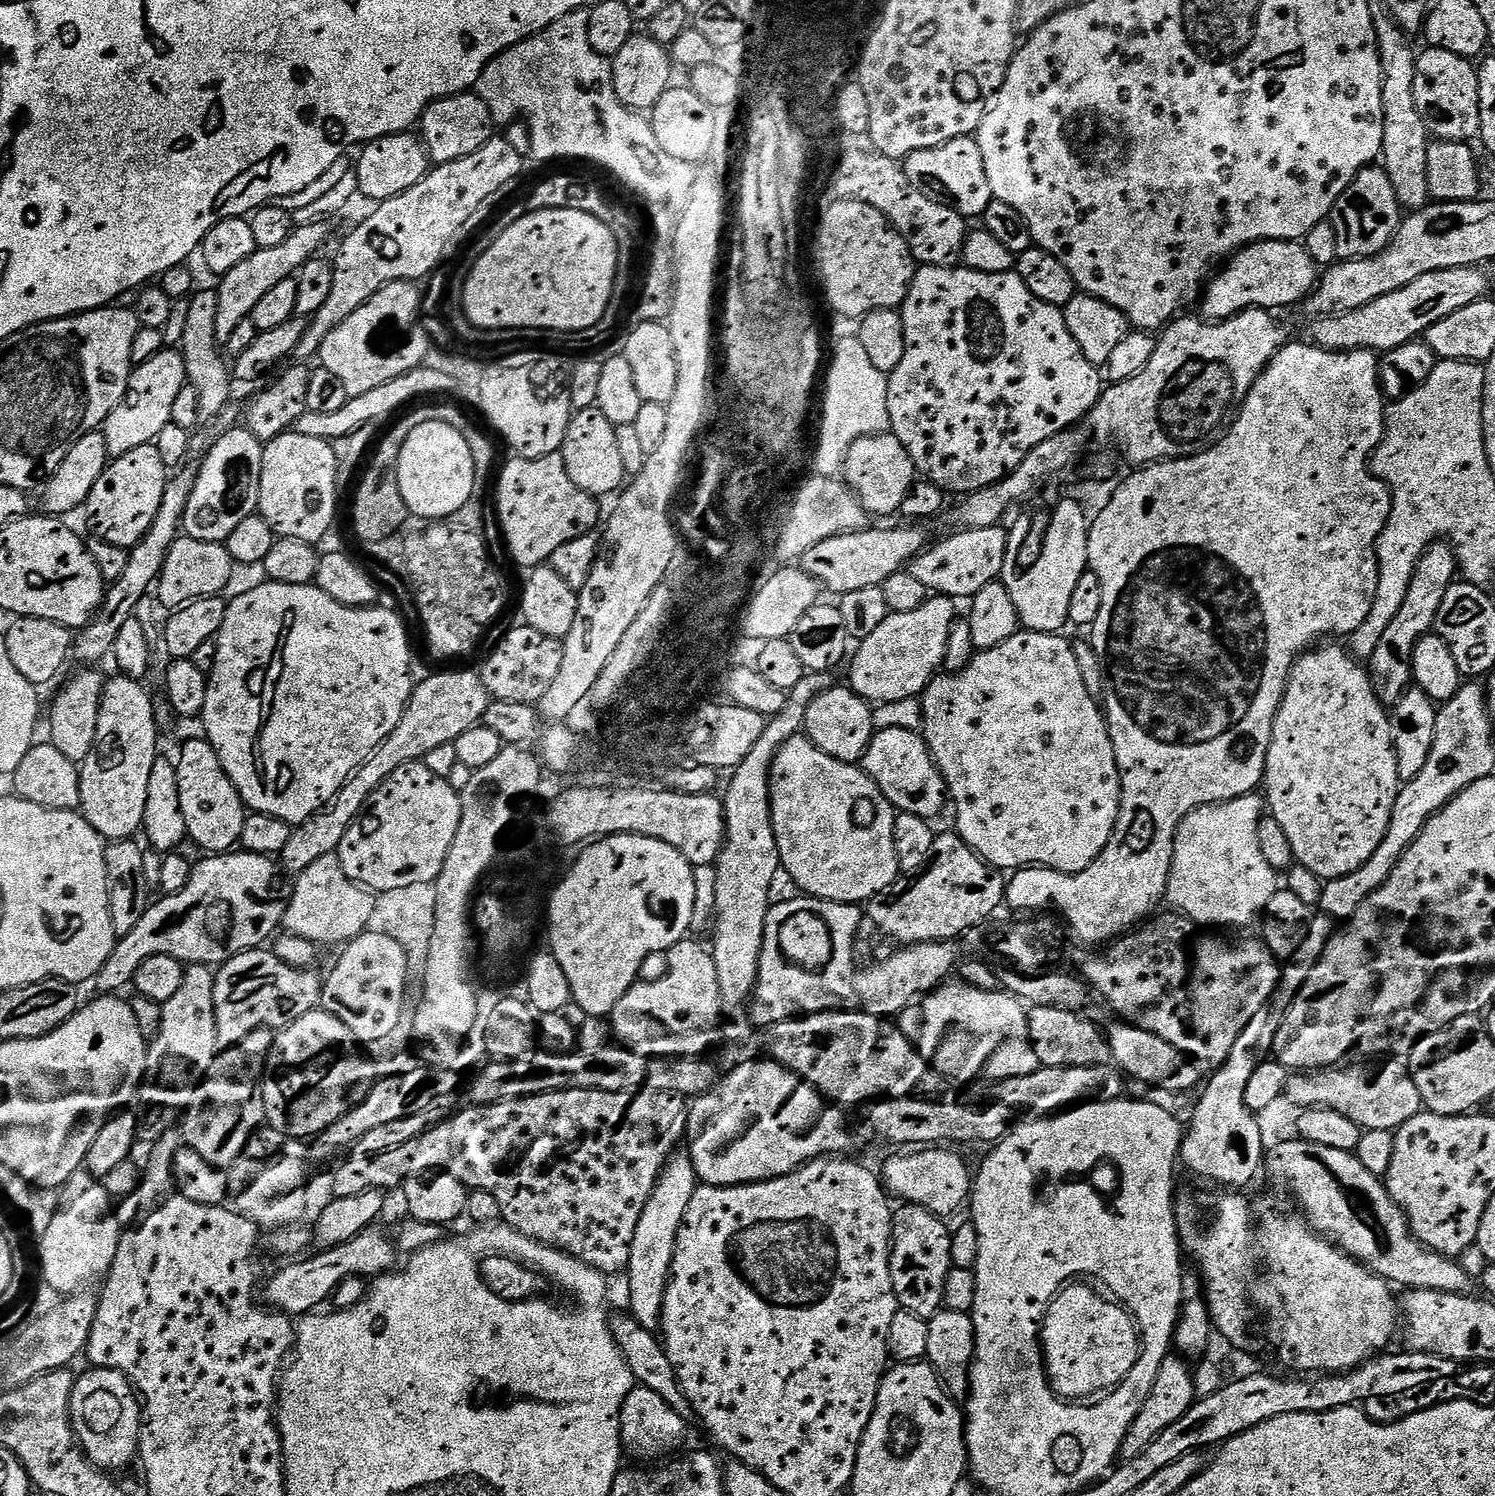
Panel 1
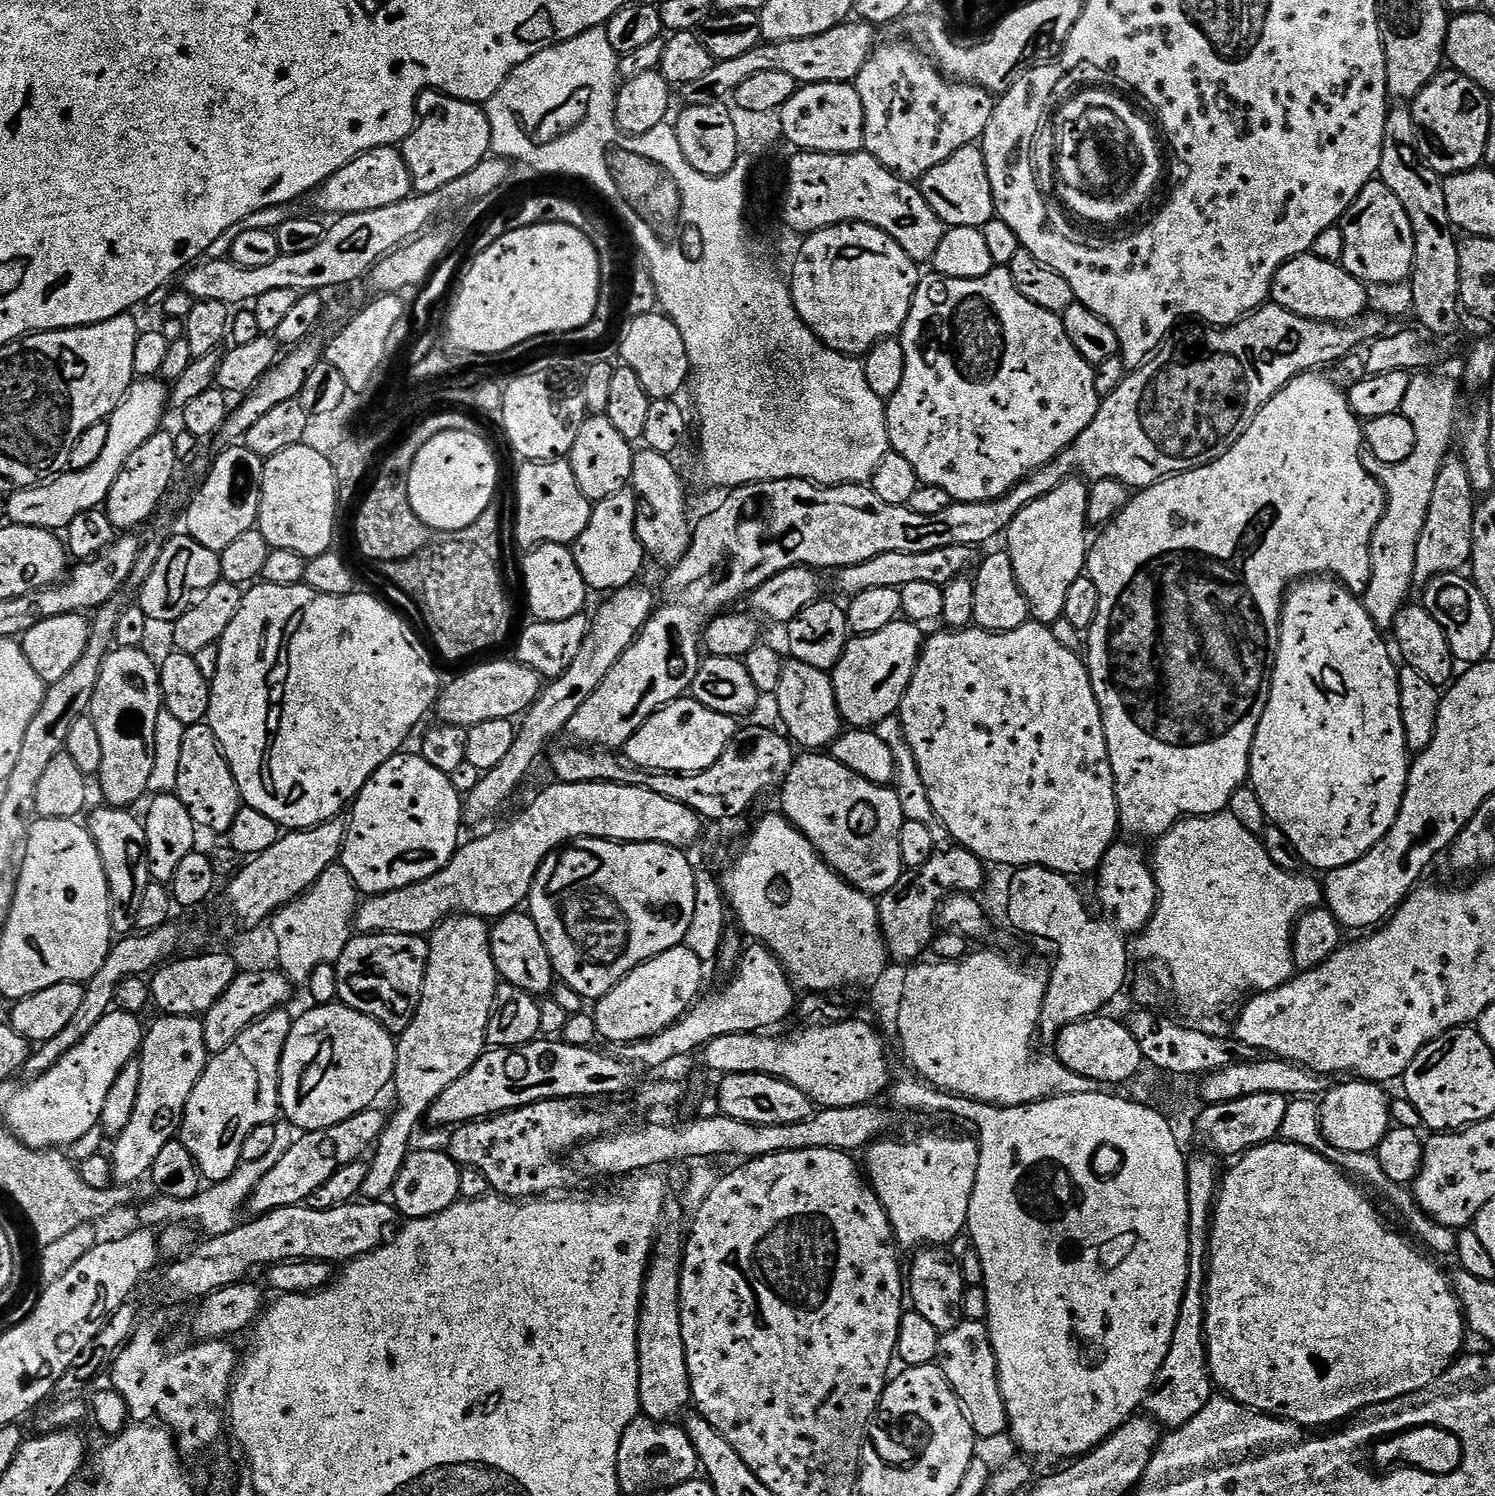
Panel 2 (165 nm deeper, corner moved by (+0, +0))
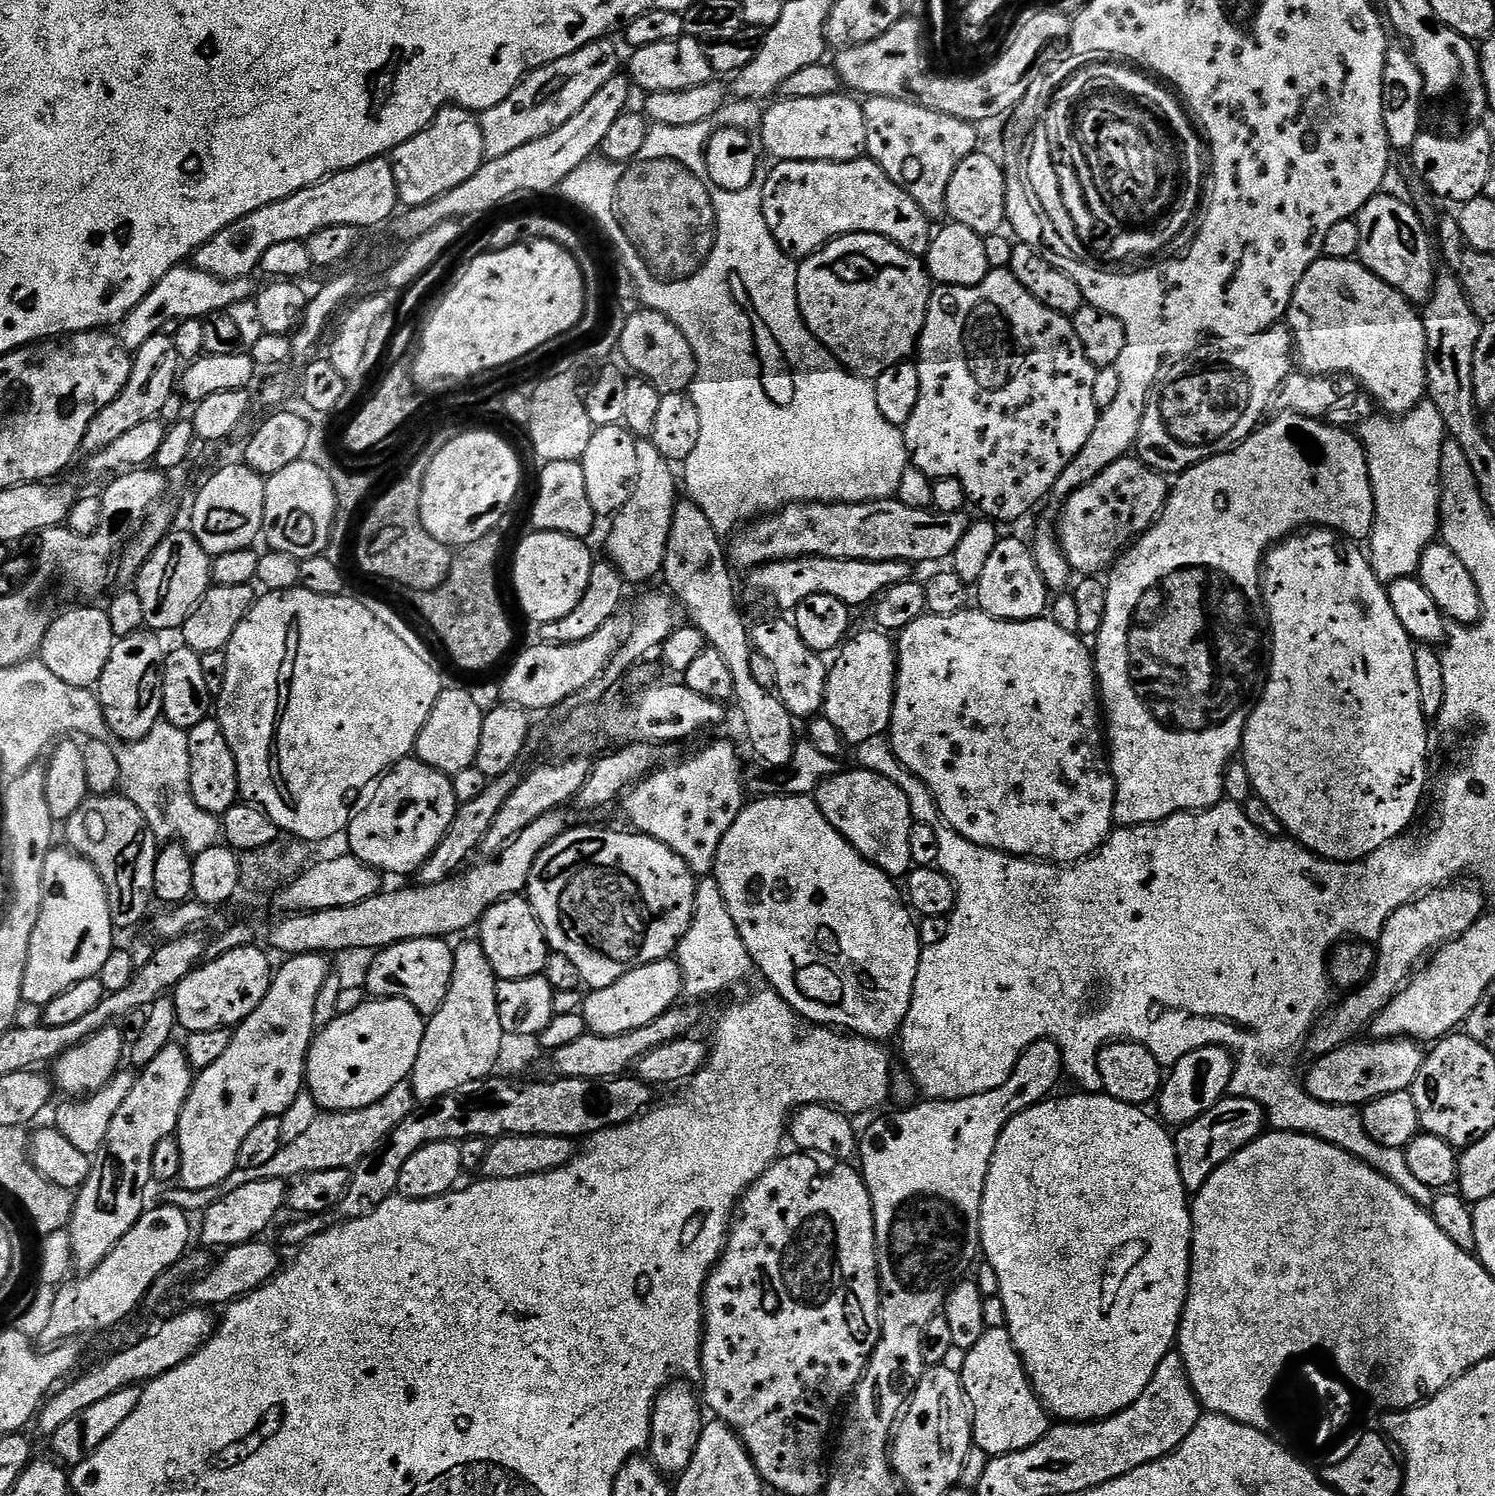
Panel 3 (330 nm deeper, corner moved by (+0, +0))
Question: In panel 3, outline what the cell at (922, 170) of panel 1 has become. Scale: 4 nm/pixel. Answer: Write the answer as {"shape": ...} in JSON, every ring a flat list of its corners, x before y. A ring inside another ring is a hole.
{"shape":[[983,150,971,152,954,170,950,184,946,186,944,207,953,224,970,226,982,237,995,236,1005,227,1004,177,999,159,987,156]]}

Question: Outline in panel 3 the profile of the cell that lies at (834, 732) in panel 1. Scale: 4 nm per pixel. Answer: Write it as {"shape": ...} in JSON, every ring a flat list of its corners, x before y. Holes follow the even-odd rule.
{"shape":[[791,619,764,620,756,625,753,623,750,628,750,643,759,655,766,658,766,662,770,662,770,666,774,666,776,675,774,691,784,703,785,710,794,718,815,717,824,707,829,670,825,657,810,650,810,646,802,642,802,634,798,634]]}

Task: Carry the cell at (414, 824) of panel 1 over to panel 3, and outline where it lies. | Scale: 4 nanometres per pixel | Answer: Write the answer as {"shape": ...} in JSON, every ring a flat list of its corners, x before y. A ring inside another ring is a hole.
{"shape":[[409,758,399,760,393,768,389,768,382,781,375,785,375,790,368,808,360,808,351,819,346,833,348,844,352,847,349,848,351,855,384,874,393,872,396,876,404,876,407,872,419,873,420,867,428,861,430,854,434,854,438,842,442,842,446,830,450,830,450,822,454,822,456,817,458,805,451,779,443,772,426,766,421,760]]}

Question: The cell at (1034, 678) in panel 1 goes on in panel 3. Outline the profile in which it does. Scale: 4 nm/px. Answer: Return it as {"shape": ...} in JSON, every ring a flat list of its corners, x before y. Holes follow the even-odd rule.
{"shape":[[969,606,963,612,950,614,949,616,934,616,925,614,919,616,910,626,906,626,898,633,896,646,896,693,892,703,892,726,890,729,890,739,892,741,892,753,900,761,902,766,906,766,917,776,928,788,932,799,936,802,936,811,940,813,940,819,945,824,950,825,955,832,962,834,970,842,981,844,987,848,993,848,999,852,1007,852,1009,856,1018,856,1021,858,1031,858,1041,862,1051,862,1061,866,1075,864,1077,860,1087,860,1094,852,1100,851,1105,840,1112,835,1114,831,1114,802,1116,801,1116,779,1112,777,1109,757,1106,755,1106,736,1102,731,1102,701,1098,695,1098,681,1096,679,1096,669,1094,667,1094,656,1084,644,1077,633,1062,630,1050,618,1041,618,1038,620,996,620,990,614,981,612,979,607]]}

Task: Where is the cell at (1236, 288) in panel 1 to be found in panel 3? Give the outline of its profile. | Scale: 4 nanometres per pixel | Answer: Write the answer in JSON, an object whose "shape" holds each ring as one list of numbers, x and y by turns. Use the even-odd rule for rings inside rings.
{"shape":[[1321,258,1315,260,1306,270,1302,282,1298,282,1298,286,1294,290,1292,301,1288,307,1286,327,1288,331,1292,333,1294,360,1298,365,1299,371,1309,372,1311,376,1351,376,1357,385,1372,397,1373,401,1378,405,1379,411,1393,418,1405,416,1410,410,1417,408,1421,400,1425,399,1426,372,1424,366,1426,360,1426,340,1424,321,1421,313,1417,311,1413,305,1408,303,1408,299,1406,299,1402,293,1391,288,1386,282,1382,282,1382,278,1375,276,1366,265,1360,263,1359,259,1330,260]]}

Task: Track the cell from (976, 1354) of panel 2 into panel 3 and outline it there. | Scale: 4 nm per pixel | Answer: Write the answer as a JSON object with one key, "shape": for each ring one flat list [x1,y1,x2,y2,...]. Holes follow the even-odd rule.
{"shape":[[1007,1328,986,1329,982,1338,974,1342,972,1349,963,1353,962,1359,964,1365,959,1365,958,1371,960,1381,964,1384,964,1395,967,1396,971,1409,972,1438,975,1447,981,1448,991,1458,1026,1450,1026,1446,1034,1446,1034,1442,1043,1438,1050,1427,1050,1416,1036,1391,1032,1389,1032,1381,1028,1379,1018,1350,1014,1350,1014,1342]]}

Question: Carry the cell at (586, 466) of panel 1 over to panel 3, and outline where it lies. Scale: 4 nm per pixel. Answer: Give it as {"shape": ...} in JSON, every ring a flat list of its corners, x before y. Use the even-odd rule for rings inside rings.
{"shape":[[623,423,602,426,593,431,590,446,586,446,579,461,582,474,586,478,586,494,597,517,611,518,622,510,622,506,626,506,638,475,636,441,637,437,633,436]]}

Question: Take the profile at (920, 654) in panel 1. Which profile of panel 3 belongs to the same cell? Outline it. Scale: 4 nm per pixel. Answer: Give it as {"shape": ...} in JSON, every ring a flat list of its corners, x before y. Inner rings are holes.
{"shape":[[871,631,860,632,856,637,853,635,839,649,835,657,837,660,831,661,826,682,823,719,832,723,841,737,852,746,866,742,866,738,883,736,892,726,892,703,896,693,896,646,883,631]]}

